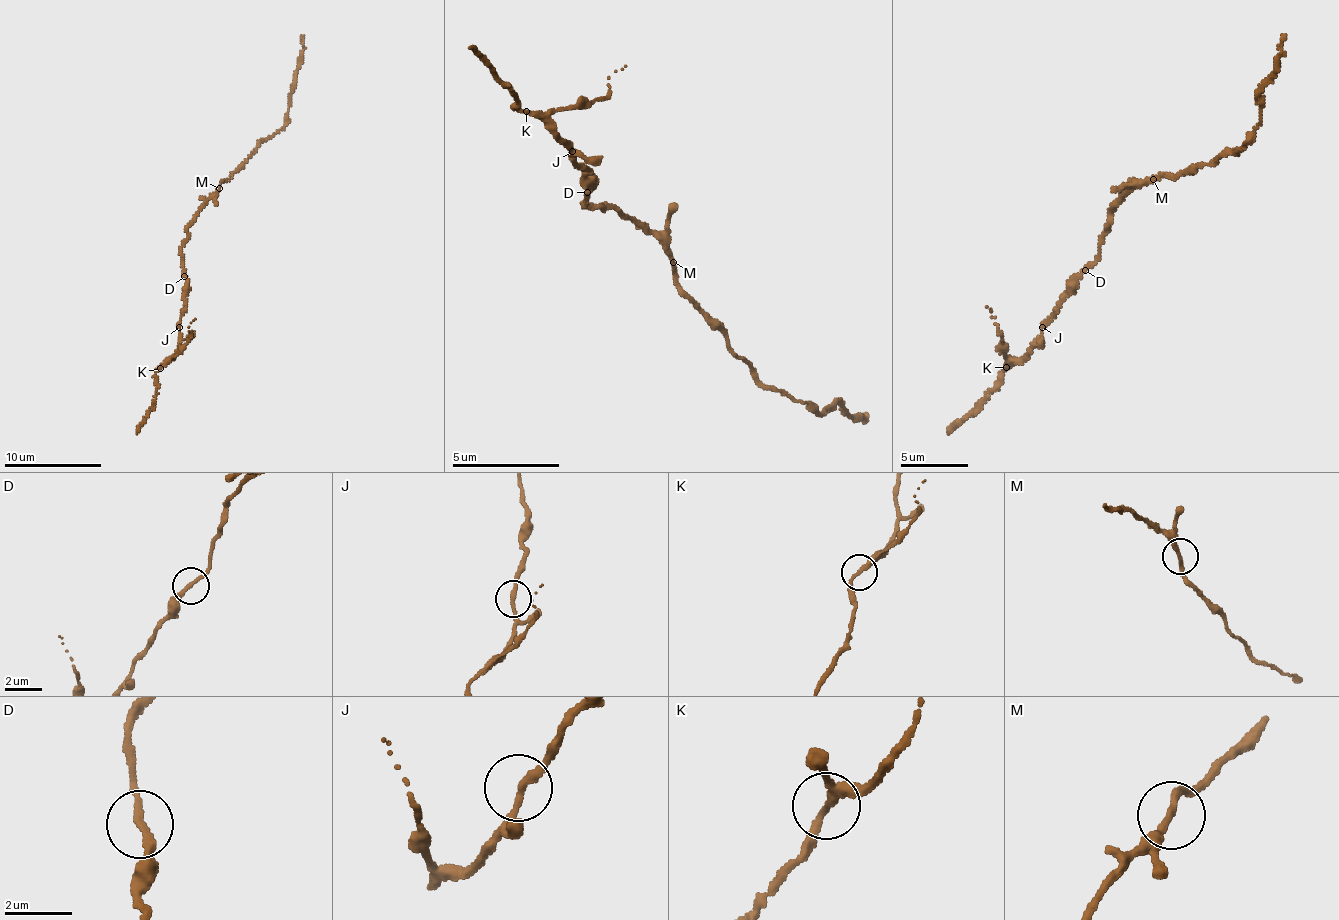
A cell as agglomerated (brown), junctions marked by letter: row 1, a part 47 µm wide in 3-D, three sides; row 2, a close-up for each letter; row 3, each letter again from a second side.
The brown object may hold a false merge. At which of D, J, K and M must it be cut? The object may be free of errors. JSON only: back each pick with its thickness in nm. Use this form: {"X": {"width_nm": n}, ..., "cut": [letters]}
{"cut": []}

